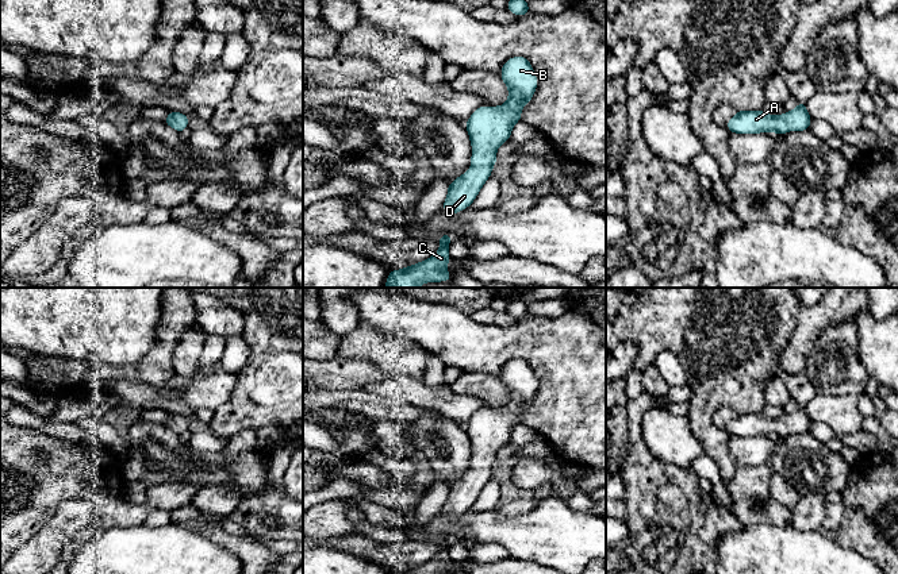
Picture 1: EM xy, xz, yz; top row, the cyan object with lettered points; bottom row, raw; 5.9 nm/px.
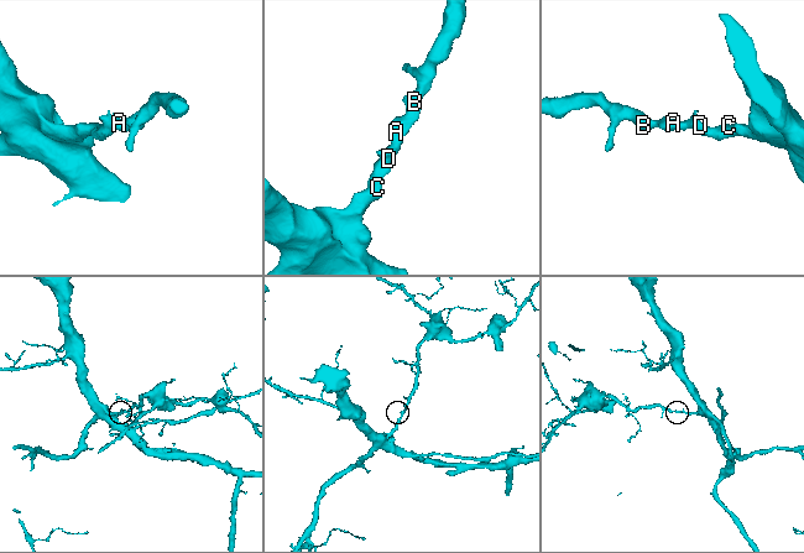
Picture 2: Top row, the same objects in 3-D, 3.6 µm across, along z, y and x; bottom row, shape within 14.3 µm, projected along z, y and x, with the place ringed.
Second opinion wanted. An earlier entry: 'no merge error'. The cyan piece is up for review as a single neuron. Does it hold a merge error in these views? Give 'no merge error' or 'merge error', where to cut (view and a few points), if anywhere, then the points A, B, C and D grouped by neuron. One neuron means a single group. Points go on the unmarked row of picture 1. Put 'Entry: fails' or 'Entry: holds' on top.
Entry: holds
no merge error; no cut; A B C D

